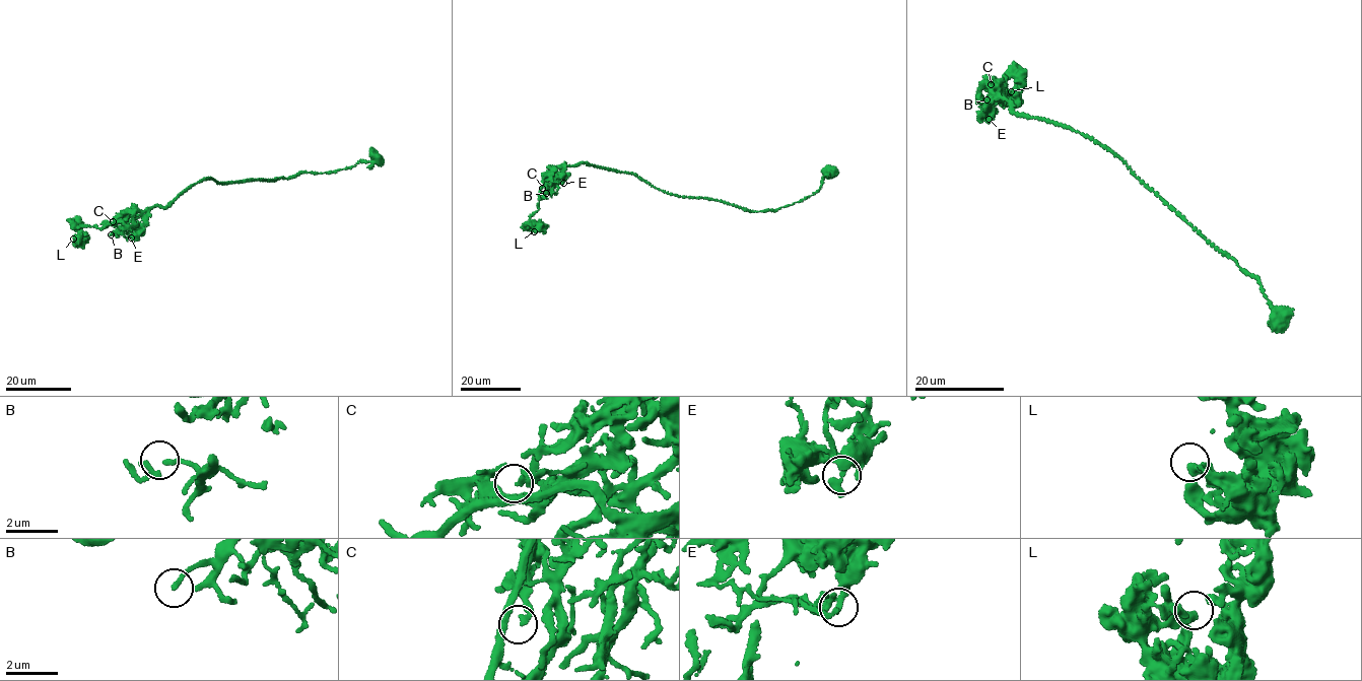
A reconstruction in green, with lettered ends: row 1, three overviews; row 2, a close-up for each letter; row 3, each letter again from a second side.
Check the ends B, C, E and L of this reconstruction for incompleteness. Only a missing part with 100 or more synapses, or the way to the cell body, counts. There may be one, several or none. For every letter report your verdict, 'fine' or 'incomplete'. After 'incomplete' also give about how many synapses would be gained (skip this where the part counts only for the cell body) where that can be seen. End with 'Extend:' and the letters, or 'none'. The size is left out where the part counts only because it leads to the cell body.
B: fine
C: fine
E: fine
L: fine
Extend: none

